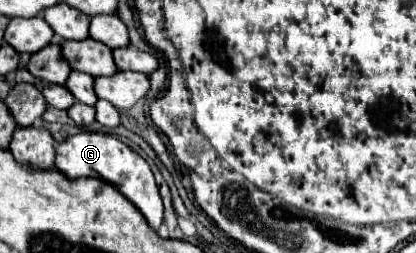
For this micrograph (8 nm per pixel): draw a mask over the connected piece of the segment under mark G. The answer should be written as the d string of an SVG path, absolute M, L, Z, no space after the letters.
M83 132L75 134L63 142L57 144L57 158L55 168L61 170L69 178L81 178L81 176L95 176L105 182L109 182L113 188L117 188L137 210L145 216L149 226L157 230L163 222L163 202L153 178L153 172L149 164L135 154L127 144L113 136L105 136L99 132Z

